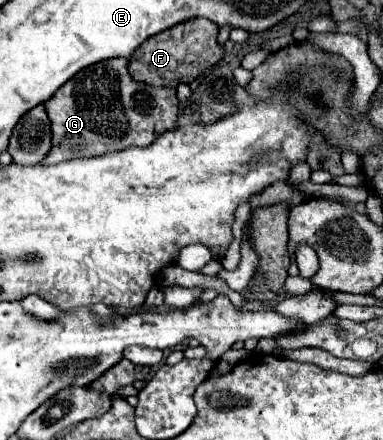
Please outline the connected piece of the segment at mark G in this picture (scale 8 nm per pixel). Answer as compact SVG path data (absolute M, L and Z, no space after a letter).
M111 58L83 68L75 78L65 82L47 102L47 116L51 118L51 150L41 164L55 164L71 158L91 158L93 154L107 154L111 150L119 152L131 146L149 146L159 134L177 128L179 102L175 90L153 88L133 82L127 72L127 58Z

